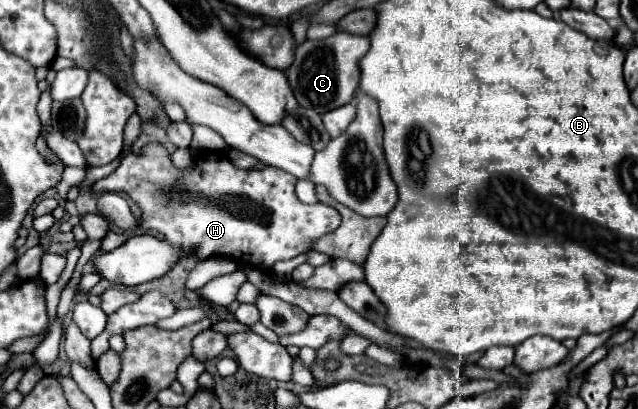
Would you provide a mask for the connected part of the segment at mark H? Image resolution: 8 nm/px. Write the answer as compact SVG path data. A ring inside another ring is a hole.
M149 142L139 154L127 154L121 160L121 166L107 178L97 180L91 188L95 192L125 192L143 212L141 226L155 228L169 242L181 246L181 250L189 256L211 258L211 256L227 256L241 258L245 264L253 264L261 270L269 270L279 260L295 258L309 250L313 238L321 238L323 234L333 232L341 216L333 206L327 204L303 204L295 196L293 174L265 166L259 170L241 170L229 158L221 158L217 152L199 152L193 166L187 170L179 170L171 162L171 154L159 142Z

